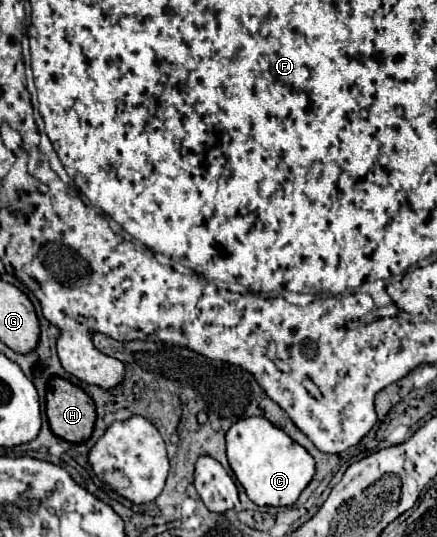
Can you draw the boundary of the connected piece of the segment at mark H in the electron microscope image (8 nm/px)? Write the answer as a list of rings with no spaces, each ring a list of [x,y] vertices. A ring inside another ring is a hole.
[[[53,377],[47,385],[47,419],[57,437],[83,443],[95,427],[95,403],[81,387]]]

